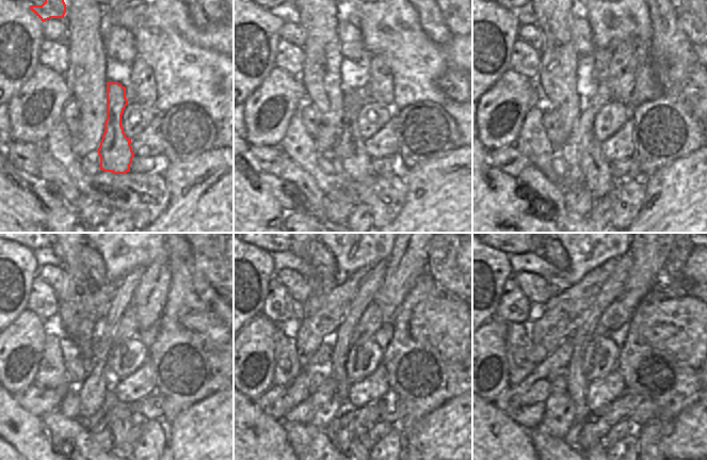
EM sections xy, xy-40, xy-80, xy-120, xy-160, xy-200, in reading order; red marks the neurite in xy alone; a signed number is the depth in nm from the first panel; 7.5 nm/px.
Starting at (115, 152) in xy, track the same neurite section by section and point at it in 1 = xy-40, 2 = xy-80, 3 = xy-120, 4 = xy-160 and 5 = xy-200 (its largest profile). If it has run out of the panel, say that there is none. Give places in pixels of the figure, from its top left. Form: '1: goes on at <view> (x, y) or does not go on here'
1: goes on at xy-40 (353, 157)
2: goes on at xy-80 (598, 178)
3: goes on at xy-120 (121, 417)
4: goes on at xy-160 (356, 449)
5: goes on at xy-200 (598, 449)

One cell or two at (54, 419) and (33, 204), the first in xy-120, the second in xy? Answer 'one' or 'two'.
two

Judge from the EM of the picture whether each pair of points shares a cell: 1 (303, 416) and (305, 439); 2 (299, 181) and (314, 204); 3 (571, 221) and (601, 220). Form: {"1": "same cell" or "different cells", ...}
{"1": "different cells", "2": "same cell", "3": "different cells"}

